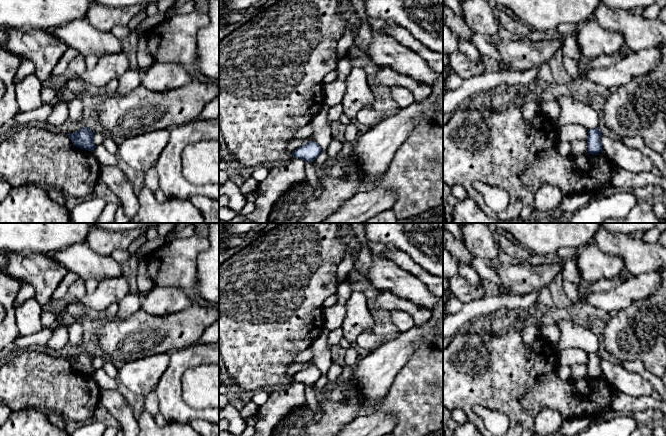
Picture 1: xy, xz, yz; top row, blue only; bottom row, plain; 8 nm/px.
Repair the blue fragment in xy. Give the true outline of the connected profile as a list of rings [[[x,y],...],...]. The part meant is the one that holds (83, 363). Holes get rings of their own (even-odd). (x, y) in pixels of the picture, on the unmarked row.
[[[83,351],[78,356],[69,358],[72,367],[79,372],[93,376],[95,369],[93,368],[93,360],[91,352]]]

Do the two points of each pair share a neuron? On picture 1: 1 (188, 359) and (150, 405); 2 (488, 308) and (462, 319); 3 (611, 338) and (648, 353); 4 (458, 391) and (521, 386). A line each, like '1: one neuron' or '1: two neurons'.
1: two neurons
2: one neuron
3: one neuron
4: one neuron

